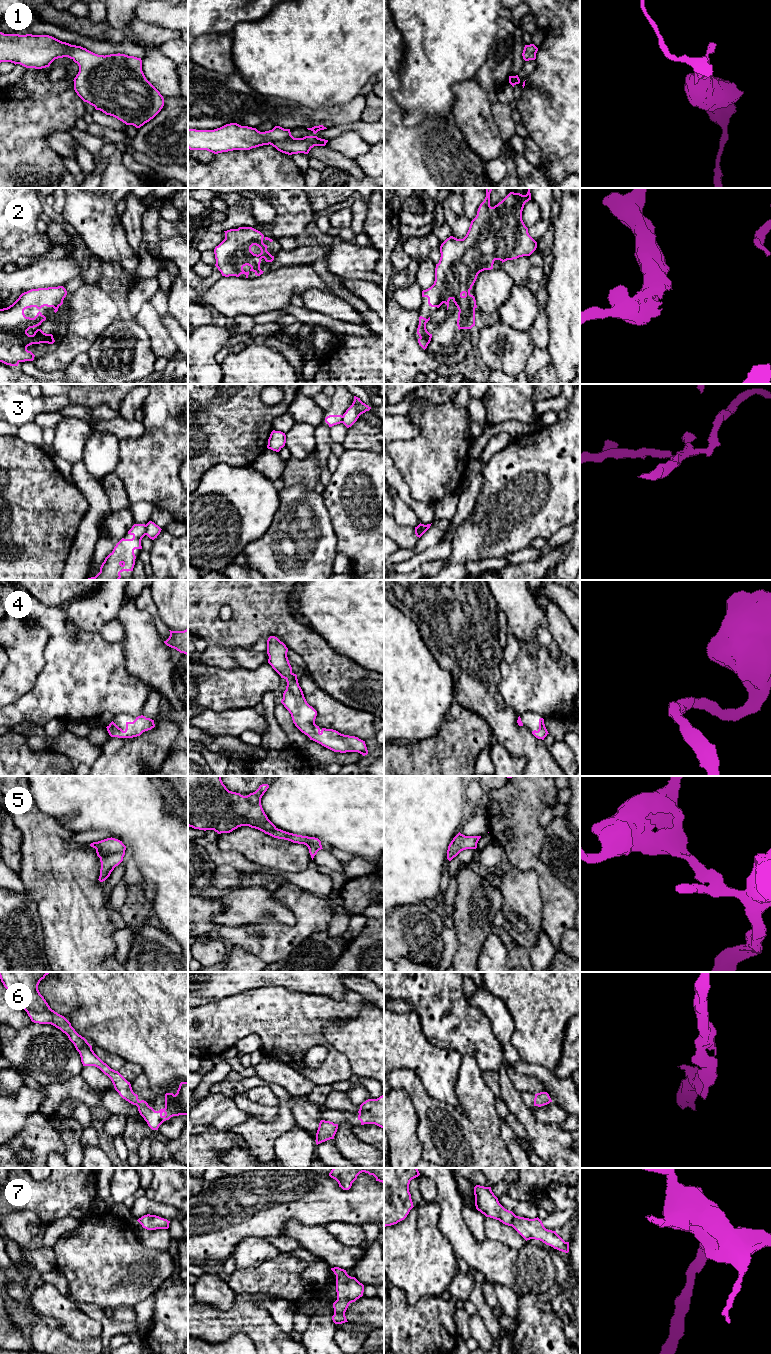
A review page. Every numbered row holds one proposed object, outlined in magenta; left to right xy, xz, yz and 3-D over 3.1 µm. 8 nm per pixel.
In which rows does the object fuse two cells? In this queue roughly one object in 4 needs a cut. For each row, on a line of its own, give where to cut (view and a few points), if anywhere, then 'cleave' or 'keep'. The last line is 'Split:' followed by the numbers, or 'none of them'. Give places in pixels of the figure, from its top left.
1: no cut | keep
2: no cut | keep
3: yz (421, 524), (421, 534), (419, 537) | cleave
4: no cut | keep
5: no cut | keep
6: no cut | keep
7: no cut | keep
Split: 3

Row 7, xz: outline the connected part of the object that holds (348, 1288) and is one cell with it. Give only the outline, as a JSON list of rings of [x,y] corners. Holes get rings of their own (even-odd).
[[[339,1267],[331,1268],[336,1275],[337,1300],[333,1303],[334,1315],[332,1320],[335,1324],[348,1322],[345,1312],[350,1303],[363,1296],[364,1285],[355,1277],[347,1274],[346,1270]]]

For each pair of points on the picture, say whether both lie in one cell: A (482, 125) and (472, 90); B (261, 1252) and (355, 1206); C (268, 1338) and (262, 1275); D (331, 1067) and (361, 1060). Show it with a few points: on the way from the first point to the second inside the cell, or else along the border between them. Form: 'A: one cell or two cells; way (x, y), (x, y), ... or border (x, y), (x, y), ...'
A: one cell; way (473, 116), (472, 99)
B: two cells; border (266, 1237), (248, 1237), (243, 1240)
C: two cells; border (240, 1293), (265, 1293), (273, 1294), (280, 1298)
D: two cells; border (333, 1046), (347, 1058), (353, 1074)

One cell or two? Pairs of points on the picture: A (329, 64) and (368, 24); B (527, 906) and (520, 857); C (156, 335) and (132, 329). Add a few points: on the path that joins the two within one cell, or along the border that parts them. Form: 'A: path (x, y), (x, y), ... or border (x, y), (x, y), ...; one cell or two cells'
A: path (338, 54), (358, 34); one cell
B: border (512, 866), (533, 870), (540, 886); two cells
C: border (133, 319), (148, 335), (150, 347), (154, 354); two cells

